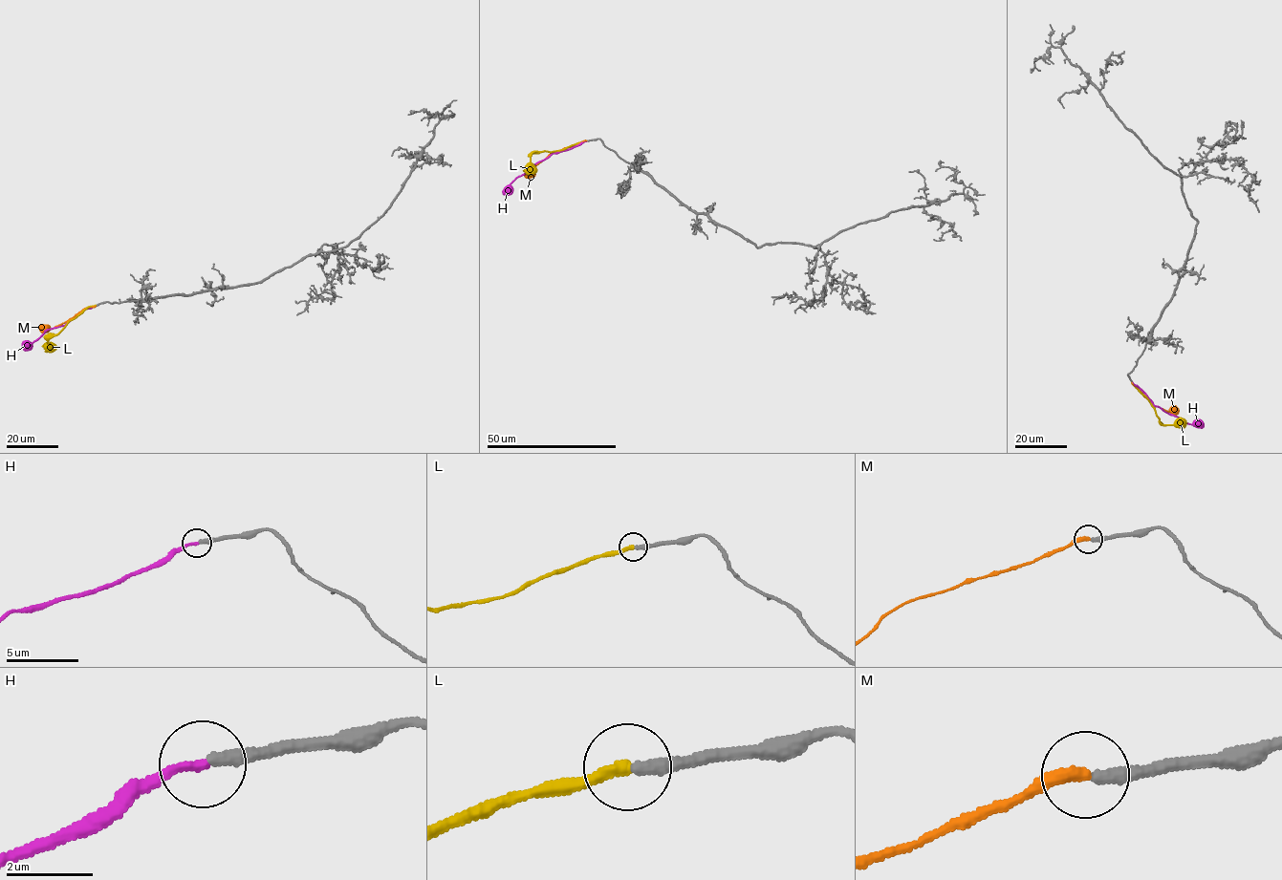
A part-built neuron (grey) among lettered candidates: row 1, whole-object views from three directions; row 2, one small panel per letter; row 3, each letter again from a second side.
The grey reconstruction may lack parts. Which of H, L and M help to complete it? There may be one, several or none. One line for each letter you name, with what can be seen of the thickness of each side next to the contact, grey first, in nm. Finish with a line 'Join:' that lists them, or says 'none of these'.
L: Thickness 300 nm (grey) against 280 nm
Join: L

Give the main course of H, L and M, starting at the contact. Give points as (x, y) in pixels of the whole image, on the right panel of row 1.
H: (1133, 382), (1154, 406), (1191, 424), (1204, 424)
L: (1132, 382), (1154, 408), (1162, 424), (1186, 423)
M: (1132, 383), (1153, 405), (1171, 413), (1178, 409)

